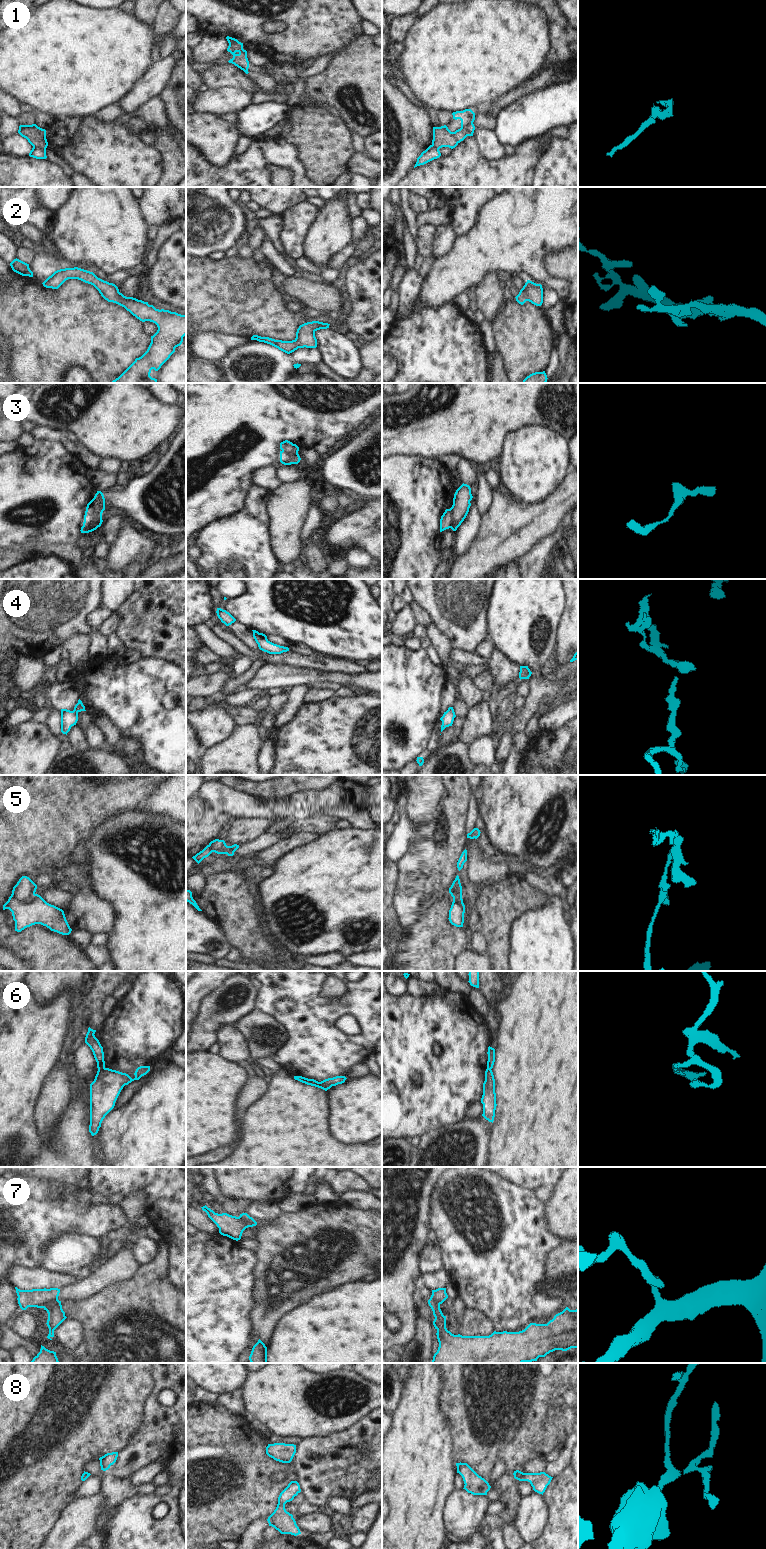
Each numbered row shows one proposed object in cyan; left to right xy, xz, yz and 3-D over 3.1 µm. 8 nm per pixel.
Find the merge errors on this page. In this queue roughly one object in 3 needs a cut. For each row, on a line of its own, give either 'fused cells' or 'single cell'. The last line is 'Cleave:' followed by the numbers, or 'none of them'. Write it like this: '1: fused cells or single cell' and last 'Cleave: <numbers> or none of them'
1: fused cells
2: single cell
3: fused cells
4: single cell
5: fused cells
6: single cell
7: fused cells
8: single cell
Cleave: 1, 3, 5, 7

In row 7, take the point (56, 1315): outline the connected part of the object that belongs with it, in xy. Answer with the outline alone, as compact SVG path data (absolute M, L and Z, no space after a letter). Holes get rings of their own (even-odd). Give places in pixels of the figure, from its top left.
M58 1299L49 1301L44 1307L48 1313L47 1326L49 1328L48 1339L54 1337L54 1330L67 1318Z

